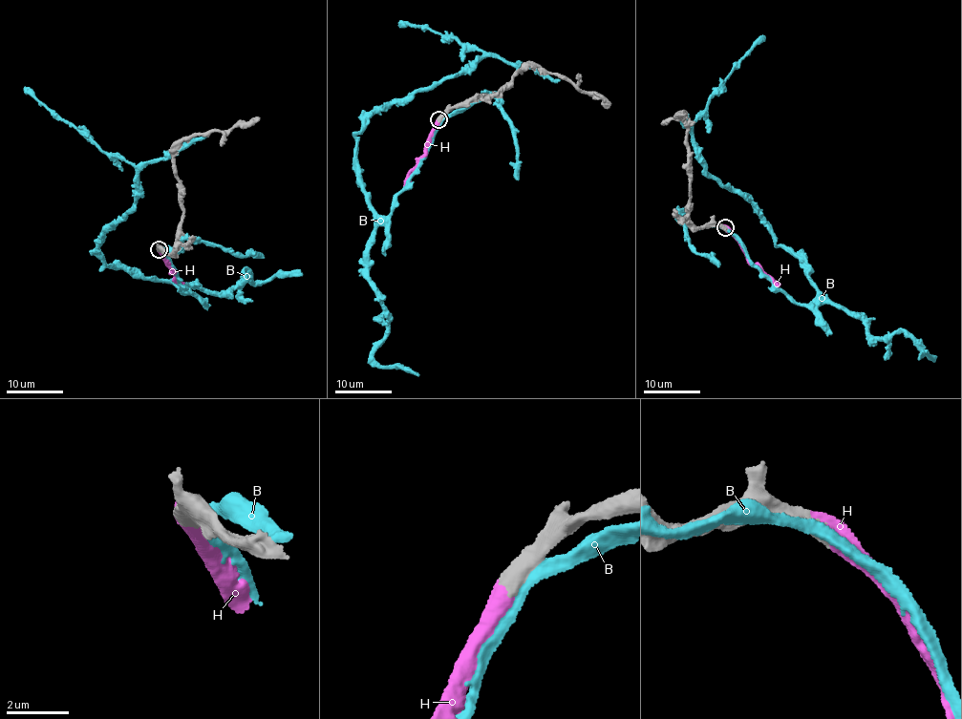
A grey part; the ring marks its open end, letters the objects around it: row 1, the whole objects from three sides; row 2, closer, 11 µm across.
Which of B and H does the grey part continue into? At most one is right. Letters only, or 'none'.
H

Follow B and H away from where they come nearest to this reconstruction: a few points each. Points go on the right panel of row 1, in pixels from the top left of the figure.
B: (723, 227), (776, 287), (816, 299), (798, 257), (706, 170), (694, 142), (711, 98), (764, 35)
H: (724, 226), (752, 264), (780, 286)

